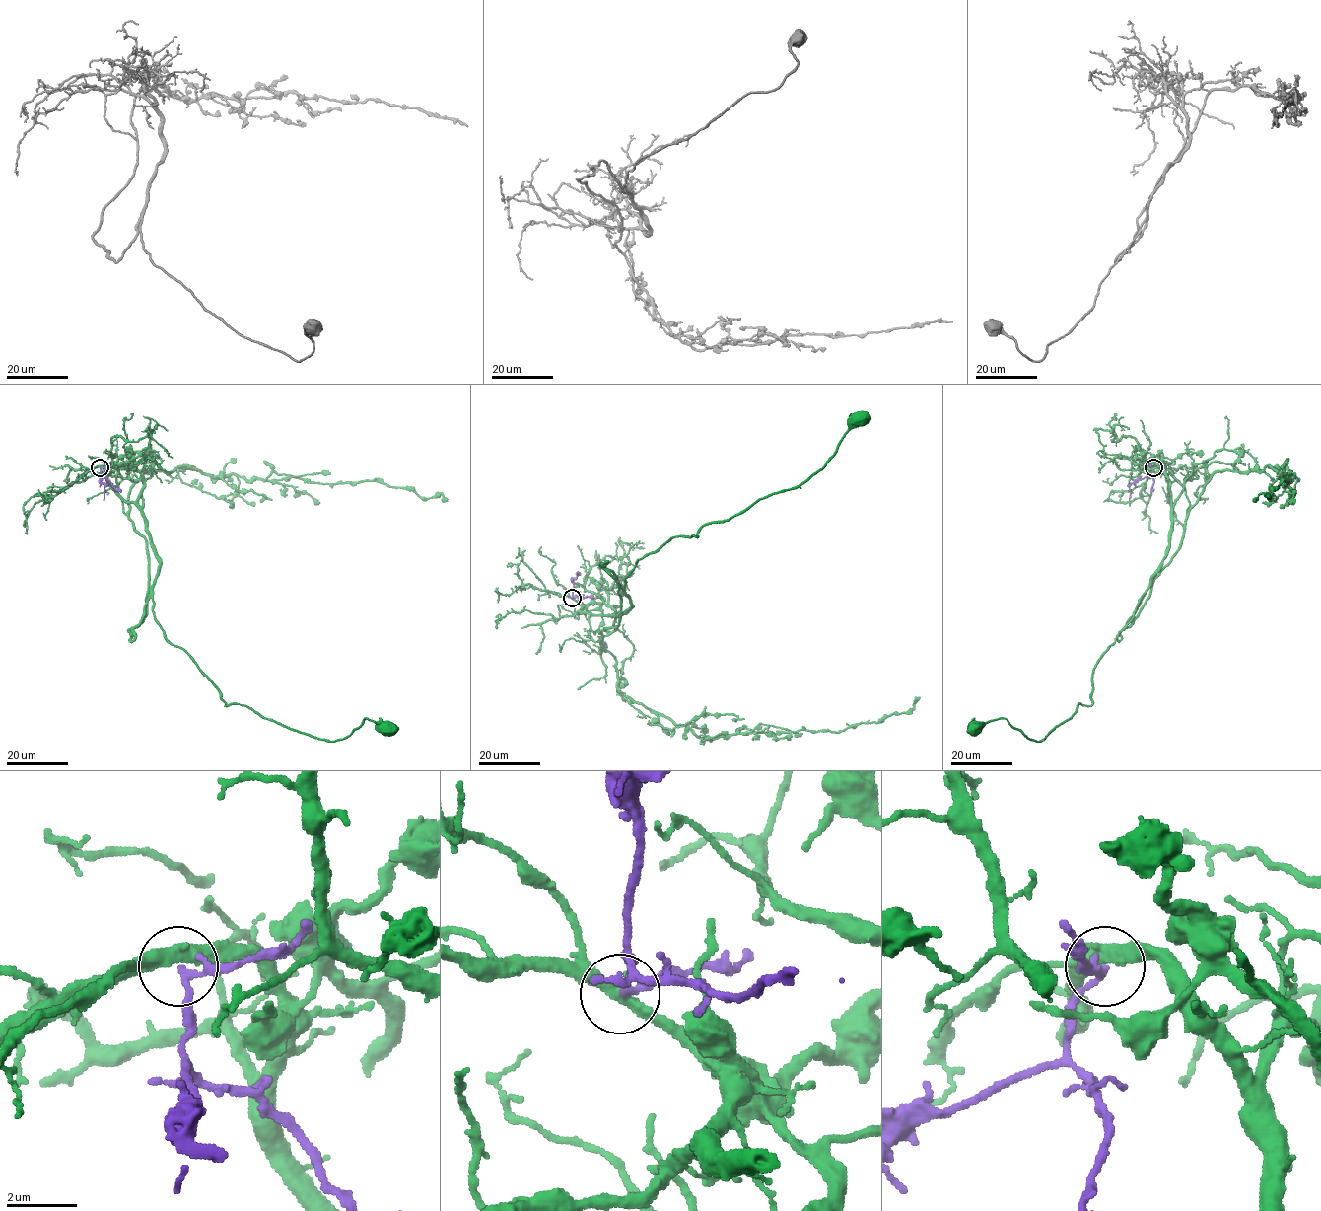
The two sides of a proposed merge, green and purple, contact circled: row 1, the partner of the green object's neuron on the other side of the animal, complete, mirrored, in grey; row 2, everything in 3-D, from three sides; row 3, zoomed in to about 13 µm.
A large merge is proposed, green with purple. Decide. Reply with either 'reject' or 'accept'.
reject

